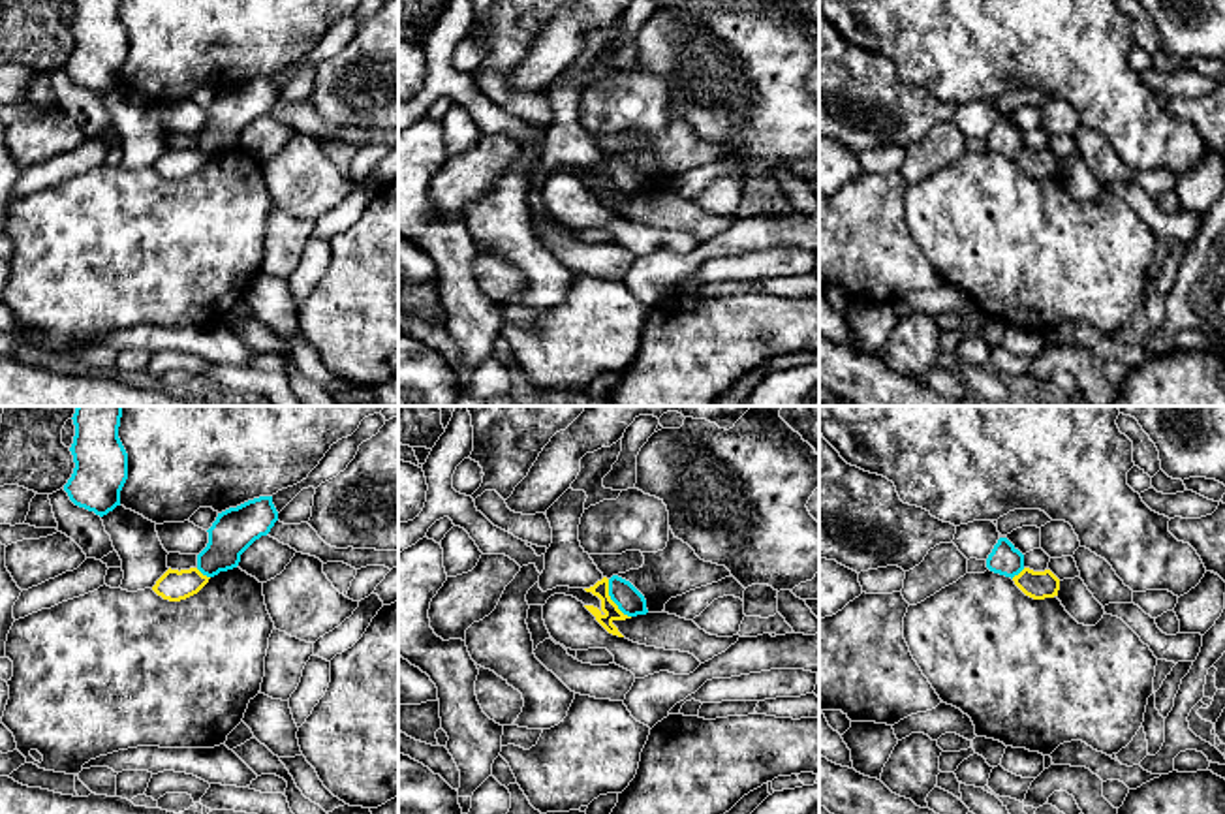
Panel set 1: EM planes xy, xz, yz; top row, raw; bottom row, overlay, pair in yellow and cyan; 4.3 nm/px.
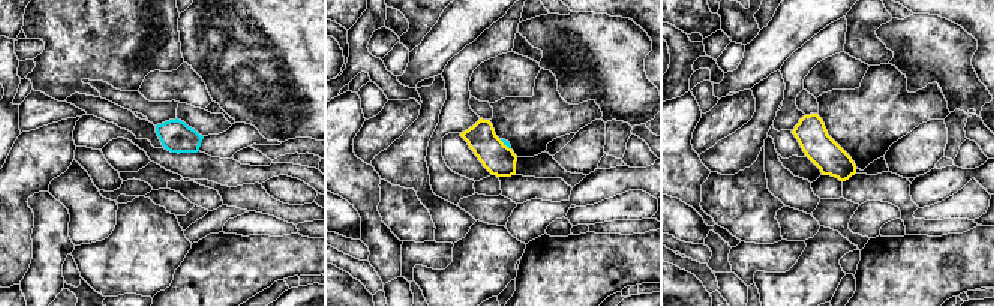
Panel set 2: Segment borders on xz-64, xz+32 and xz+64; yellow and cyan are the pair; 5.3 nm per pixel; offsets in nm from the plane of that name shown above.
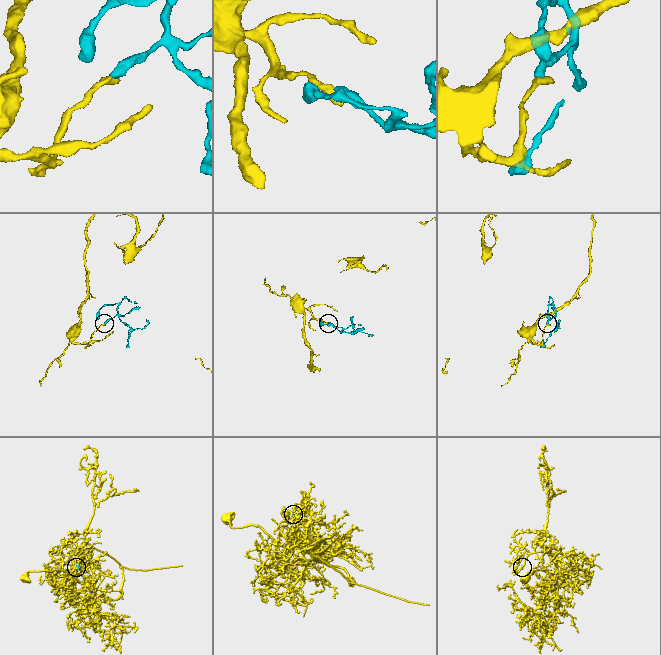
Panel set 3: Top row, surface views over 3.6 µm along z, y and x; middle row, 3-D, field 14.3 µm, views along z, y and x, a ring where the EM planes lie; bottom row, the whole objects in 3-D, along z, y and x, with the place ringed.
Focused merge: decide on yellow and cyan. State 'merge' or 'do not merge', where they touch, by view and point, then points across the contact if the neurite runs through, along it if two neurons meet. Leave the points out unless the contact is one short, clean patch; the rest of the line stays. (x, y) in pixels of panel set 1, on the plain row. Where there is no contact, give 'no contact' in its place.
do not merge; contact xz (611, 179); border xz (607, 158), (609, 177), (630, 196)

